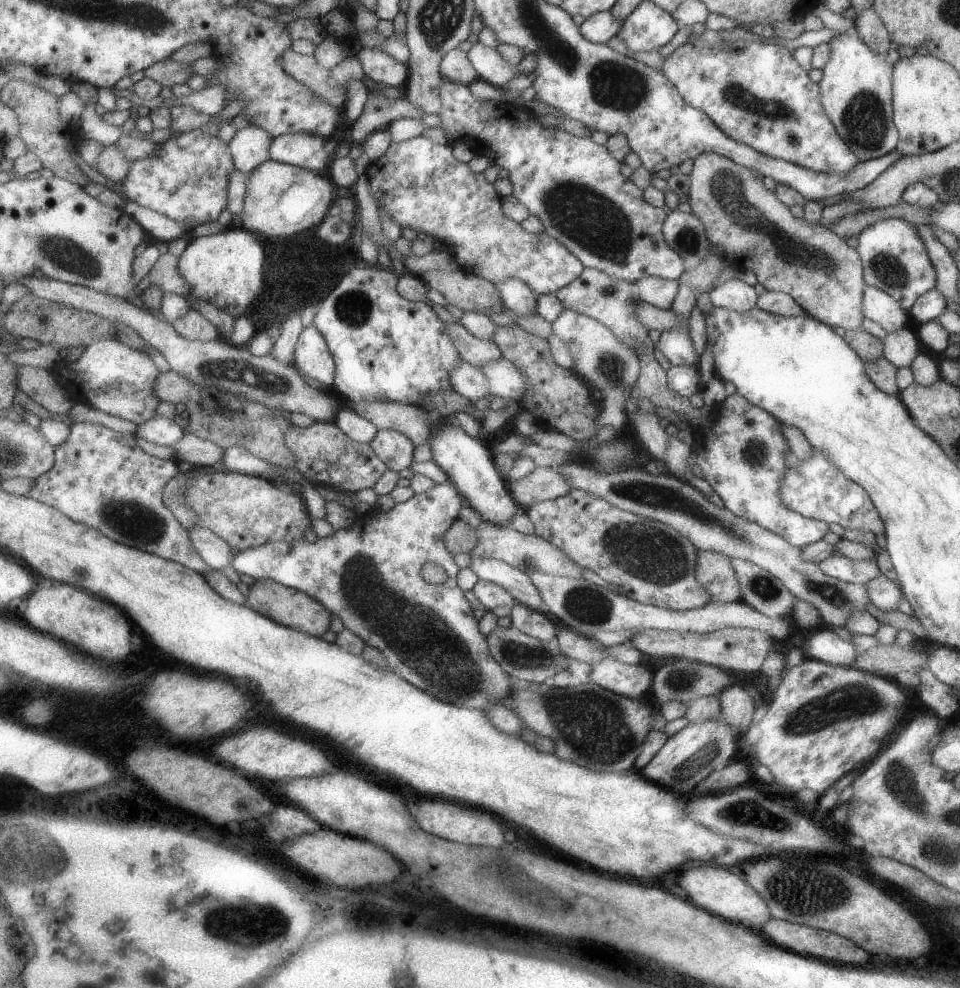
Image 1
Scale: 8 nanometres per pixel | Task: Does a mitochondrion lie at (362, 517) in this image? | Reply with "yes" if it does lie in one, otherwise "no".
no

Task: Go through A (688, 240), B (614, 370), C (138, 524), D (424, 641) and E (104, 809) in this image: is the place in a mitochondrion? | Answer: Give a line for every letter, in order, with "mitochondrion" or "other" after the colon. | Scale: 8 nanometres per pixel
A: mitochondrion
B: mitochondrion
C: mitochondrion
D: mitochondrion
E: other

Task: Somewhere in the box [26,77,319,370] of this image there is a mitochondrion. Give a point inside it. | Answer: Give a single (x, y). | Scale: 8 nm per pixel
(68, 255)

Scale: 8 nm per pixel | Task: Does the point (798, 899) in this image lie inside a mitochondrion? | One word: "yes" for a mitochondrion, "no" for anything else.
yes

